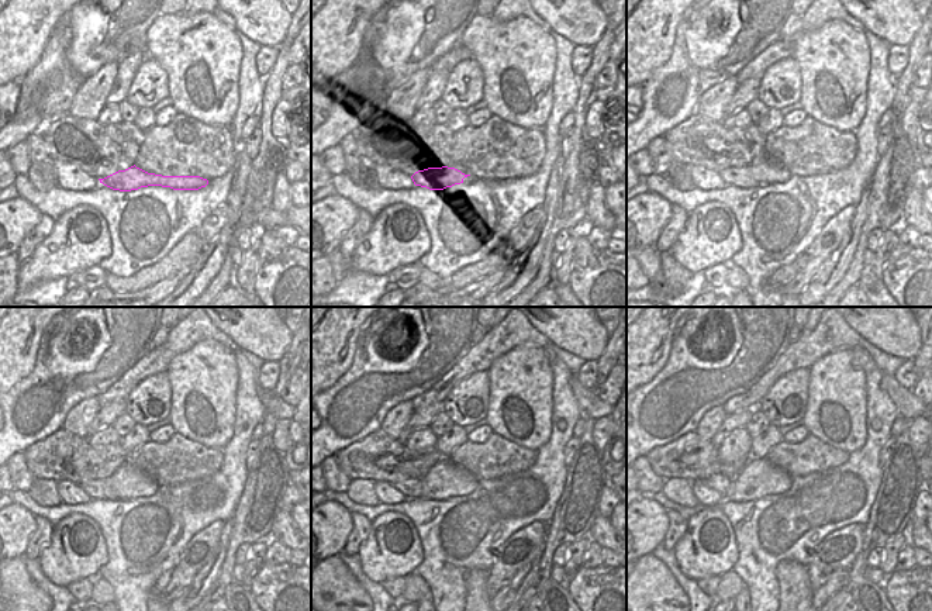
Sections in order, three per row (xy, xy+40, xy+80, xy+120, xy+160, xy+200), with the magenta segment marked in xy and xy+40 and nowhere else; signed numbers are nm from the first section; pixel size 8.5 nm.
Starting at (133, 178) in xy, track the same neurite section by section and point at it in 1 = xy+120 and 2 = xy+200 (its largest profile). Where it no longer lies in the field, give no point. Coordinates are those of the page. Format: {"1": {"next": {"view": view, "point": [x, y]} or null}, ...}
{"1": {"next": {"view": "xy+120", "point": [97, 489]}}, "2": {"next": {"view": "xy+200", "point": [720, 483]}}}

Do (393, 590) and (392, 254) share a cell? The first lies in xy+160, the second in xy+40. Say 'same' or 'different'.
different

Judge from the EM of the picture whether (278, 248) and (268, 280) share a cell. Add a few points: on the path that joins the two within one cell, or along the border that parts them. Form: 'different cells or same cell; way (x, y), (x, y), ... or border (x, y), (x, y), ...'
same cell; way (278, 256), (276, 272)

